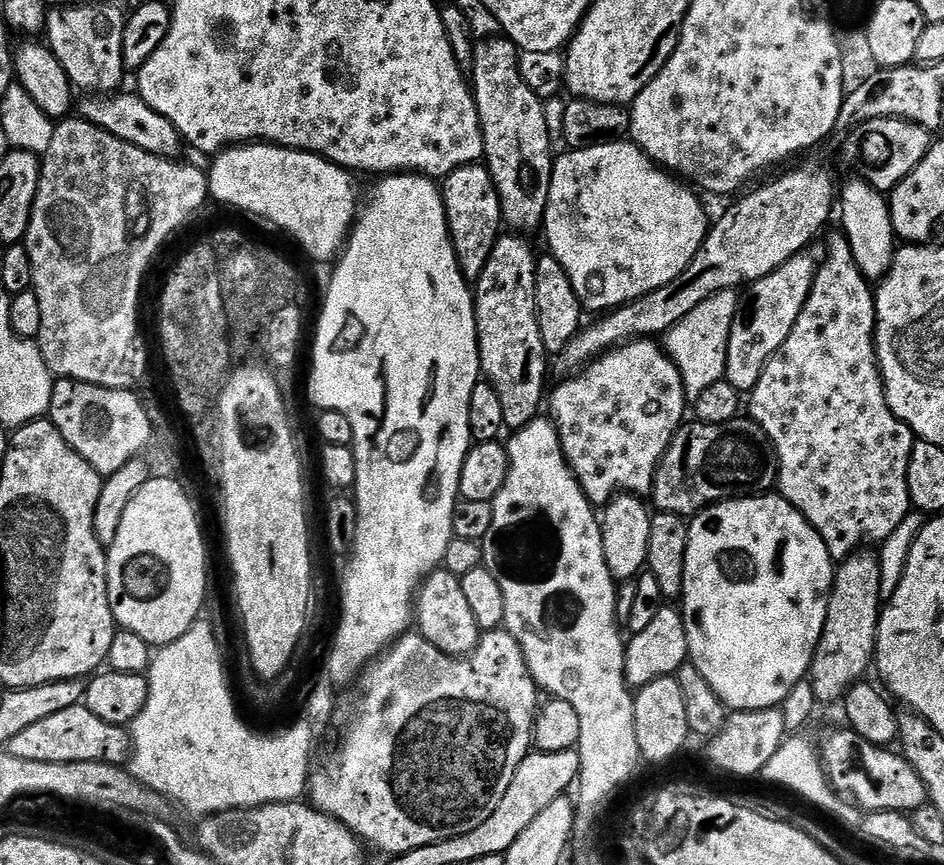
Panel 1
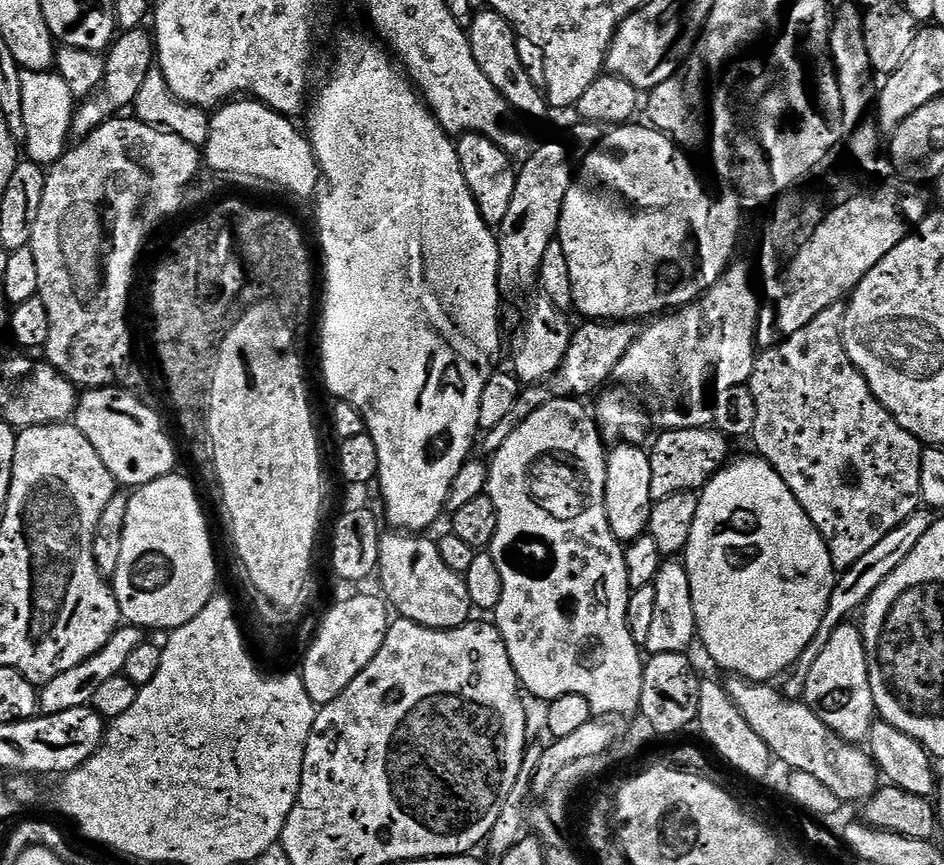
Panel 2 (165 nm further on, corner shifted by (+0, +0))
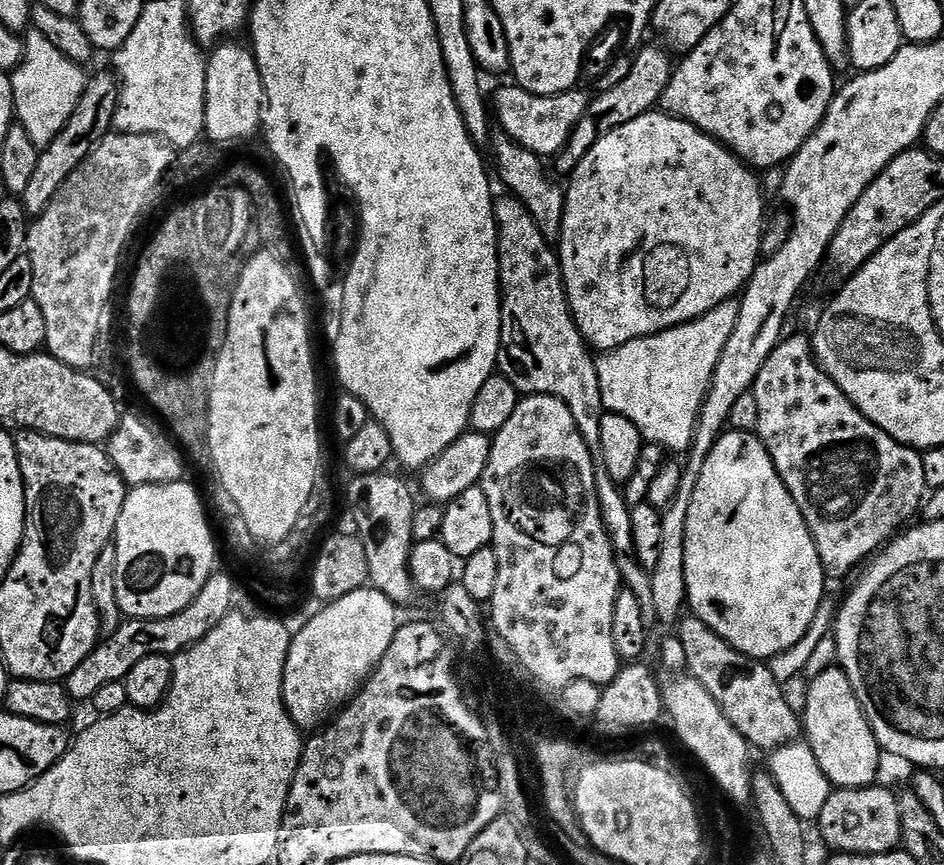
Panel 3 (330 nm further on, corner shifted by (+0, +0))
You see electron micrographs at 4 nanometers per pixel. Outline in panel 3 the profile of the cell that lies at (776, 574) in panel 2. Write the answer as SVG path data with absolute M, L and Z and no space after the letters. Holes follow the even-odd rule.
M725 431L719 442L710 450L706 462L702 466L702 474L698 478L698 486L694 486L694 498L690 502L690 510L686 514L686 538L684 539L686 550L686 590L688 591L687 607L691 615L696 616L710 630L714 630L730 646L734 646L744 656L751 660L761 662L771 661L773 656L782 654L782 650L790 650L806 630L810 630L810 622L814 622L814 614L818 614L818 606L823 602L826 573L820 555L816 549L814 538L806 526L806 522L800 513L800 507L794 502L794 498L786 490L766 446L759 436L750 432Z

